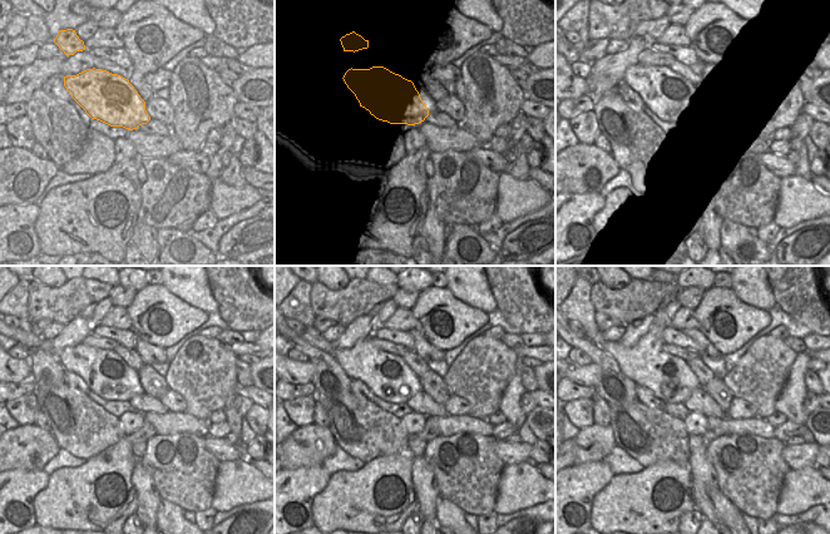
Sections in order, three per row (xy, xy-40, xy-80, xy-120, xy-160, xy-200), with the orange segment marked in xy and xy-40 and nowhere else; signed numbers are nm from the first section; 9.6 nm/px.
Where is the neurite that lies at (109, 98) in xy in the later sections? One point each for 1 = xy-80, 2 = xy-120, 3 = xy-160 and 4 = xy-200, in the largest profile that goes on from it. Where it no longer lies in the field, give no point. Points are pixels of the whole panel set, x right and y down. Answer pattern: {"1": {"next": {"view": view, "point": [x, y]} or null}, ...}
{"1": {"next": {"view": "xy-80", "point": [667, 94]}}, "2": {"next": {"view": "xy-120", "point": [105, 374]}}, "3": {"next": {"view": "xy-160", "point": [388, 376]}}, "4": {"next": {"view": "xy-200", "point": [670, 379]}}}

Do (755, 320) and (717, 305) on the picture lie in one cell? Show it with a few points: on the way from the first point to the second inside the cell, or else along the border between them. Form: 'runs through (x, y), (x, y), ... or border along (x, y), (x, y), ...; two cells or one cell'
runs through (746, 320), (726, 305); one cell

